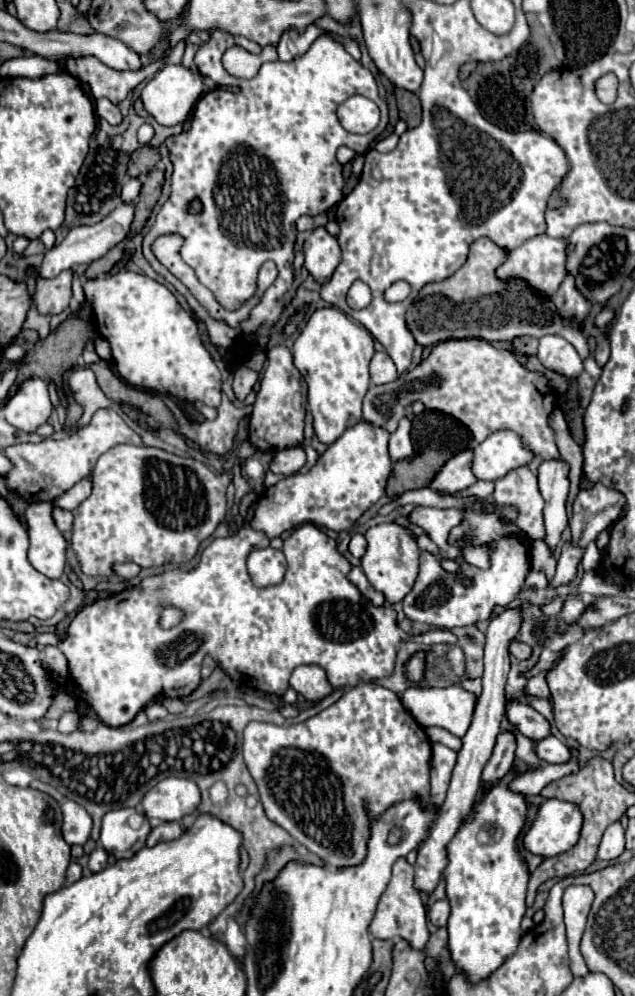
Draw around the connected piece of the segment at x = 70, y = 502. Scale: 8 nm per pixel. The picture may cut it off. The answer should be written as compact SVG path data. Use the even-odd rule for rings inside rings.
M88 477L88 479L78 481L78 483L76 483L70 491L66 491L64 495L60 495L60 497L56 499L56 505L60 505L62 509L72 511L72 509L76 509L90 493L92 493L92 481L90 481L90 477Z

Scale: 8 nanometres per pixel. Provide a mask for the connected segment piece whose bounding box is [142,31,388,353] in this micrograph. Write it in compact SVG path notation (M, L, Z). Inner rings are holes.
M212 31L210 41L206 41L198 49L194 63L204 77L210 77L218 85L218 89L208 91L196 103L194 113L192 113L190 131L168 137L164 141L164 145L170 151L170 161L174 165L172 185L170 185L172 191L170 191L168 201L162 205L162 209L156 217L156 223L152 225L152 229L144 237L142 253L144 253L146 261L152 265L152 269L158 275L162 275L168 283L172 283L186 297L186 301L194 309L194 313L206 323L210 341L216 347L222 347L226 351L244 353L246 347L244 347L244 341L240 337L244 333L258 331L260 325L272 327L274 321L282 313L282 307L284 307L282 297L290 289L292 275L294 275L292 259L294 259L294 241L296 241L296 219L300 215L312 215L314 217L322 211L328 211L330 207L340 203L344 197L344 193L342 193L342 189L344 189L342 165L336 159L336 149L346 145L354 151L368 151L372 147L372 143L376 141L376 137L388 125L388 107L386 107L386 101L382 101L378 95L378 85L376 85L372 73L366 67L362 67L354 57L350 57L344 51L344 47L328 35L316 39L310 45L310 49L302 57L298 57L296 61L262 63L258 75L254 79L248 79L248 81L228 75L226 69L222 67L222 61L220 61L222 53L232 45L240 45L246 51L256 53L256 55L262 51L262 47L258 43L248 41L246 37L238 37L238 35L230 35L230 33L222 33L222 31ZM352 95L364 95L368 99L374 99L380 107L380 113L382 113L380 125L368 135L348 133L346 129L342 129L342 125L336 117L338 105ZM194 197L198 197L198 201L202 203L202 211L192 215L188 212L188 205L192 203ZM164 233L182 235L184 242L180 250L181 257L198 273L200 283L204 283L226 309L234 309L242 301L246 301L248 297L254 295L256 275L258 275L258 269L264 261L274 261L278 265L278 279L274 281L272 287L268 287L268 291L264 291L264 297L250 311L248 319L242 321L238 327L230 327L224 321L212 319L210 313L196 301L196 297L152 255L152 251L150 251L152 241Z

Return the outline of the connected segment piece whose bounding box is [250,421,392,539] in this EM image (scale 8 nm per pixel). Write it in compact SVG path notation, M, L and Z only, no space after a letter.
M360 421L348 427L304 475L290 475L268 487L256 505L252 529L264 531L270 539L280 537L284 531L302 523L332 529L336 533L352 529L352 525L368 511L386 489L392 473L392 459L388 453L390 433Z

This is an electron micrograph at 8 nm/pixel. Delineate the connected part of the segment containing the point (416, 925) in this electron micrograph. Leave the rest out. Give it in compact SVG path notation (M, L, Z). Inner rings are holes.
M406 859L396 861L394 869L392 869L392 879L384 891L384 895L380 897L378 903L378 911L374 915L374 921L370 925L370 933L376 939L392 939L392 937L402 937L404 941L410 943L412 949L424 951L426 943L428 943L428 927L426 927L426 909L422 905L420 893L414 887L414 867L410 867L406 863Z

